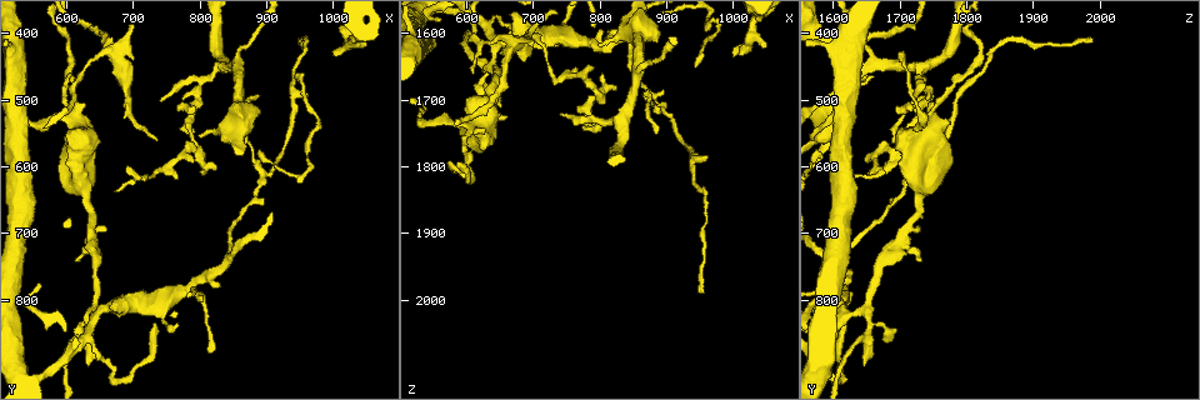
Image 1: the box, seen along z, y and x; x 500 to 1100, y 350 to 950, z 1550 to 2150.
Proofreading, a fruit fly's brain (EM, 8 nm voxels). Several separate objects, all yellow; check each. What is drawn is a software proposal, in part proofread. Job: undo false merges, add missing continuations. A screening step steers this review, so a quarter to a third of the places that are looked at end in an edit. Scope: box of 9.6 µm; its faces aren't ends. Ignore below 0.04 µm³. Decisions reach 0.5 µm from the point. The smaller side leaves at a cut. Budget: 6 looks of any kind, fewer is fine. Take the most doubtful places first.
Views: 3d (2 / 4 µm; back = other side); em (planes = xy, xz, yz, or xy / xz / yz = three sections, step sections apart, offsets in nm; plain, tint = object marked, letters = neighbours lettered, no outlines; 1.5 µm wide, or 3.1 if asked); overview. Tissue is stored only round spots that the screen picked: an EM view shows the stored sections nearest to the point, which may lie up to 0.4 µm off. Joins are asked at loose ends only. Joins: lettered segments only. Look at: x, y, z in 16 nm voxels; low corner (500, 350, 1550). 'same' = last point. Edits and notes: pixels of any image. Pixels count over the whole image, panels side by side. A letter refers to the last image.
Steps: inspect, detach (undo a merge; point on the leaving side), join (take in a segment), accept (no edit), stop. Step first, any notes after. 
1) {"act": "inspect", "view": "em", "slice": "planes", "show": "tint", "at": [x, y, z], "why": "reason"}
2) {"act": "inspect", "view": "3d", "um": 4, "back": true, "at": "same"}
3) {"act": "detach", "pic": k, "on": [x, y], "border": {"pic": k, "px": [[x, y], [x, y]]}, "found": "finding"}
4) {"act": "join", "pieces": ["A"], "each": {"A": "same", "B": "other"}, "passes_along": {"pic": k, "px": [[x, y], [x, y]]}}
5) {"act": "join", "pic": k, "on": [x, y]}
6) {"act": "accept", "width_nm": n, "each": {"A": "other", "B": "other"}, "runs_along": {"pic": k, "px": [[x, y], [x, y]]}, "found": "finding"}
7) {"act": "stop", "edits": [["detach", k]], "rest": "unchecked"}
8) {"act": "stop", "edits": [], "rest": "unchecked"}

{"act": "inspect", "view": "em", "slice": "planes", "show": "letters", "at": [1000, 430, 1630], "why": "free end"}

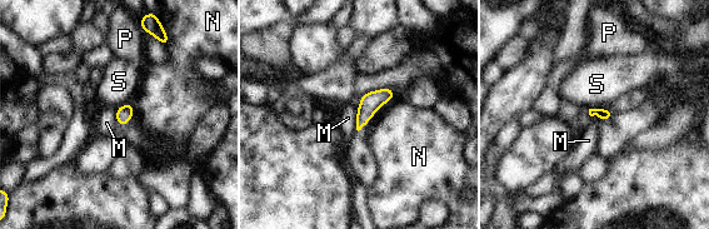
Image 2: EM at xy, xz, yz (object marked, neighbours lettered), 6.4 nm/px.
{"act": "accept", "longest_contact_nm": ["M", 140], "each": {"M": "other", "N": "other", "P": "other", "S": "other"}, "found": "none of them fits"}

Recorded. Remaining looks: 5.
{"act": "inspect", "view": "em", "slice": "planes", "show": "letters", "at": [890, 495, 1750], "why": "branch stops here"}

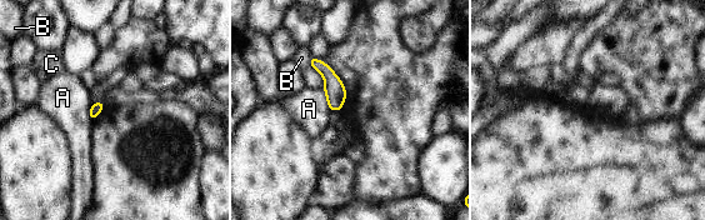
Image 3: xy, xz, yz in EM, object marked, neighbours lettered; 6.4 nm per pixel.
{"act": "accept", "width_nm": 70, "each": {"A": "other", "B": "other", "C": "other"}, "border": {"pic": 3, "px": [[323, 90], [326, 105], [331, 110]]}, "found": "no lettered segment goes on from it"}

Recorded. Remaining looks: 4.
{"act": "inspect", "view": "3d", "um": 2, "at": [675, 430, 1610], "why": "sharp bend"}

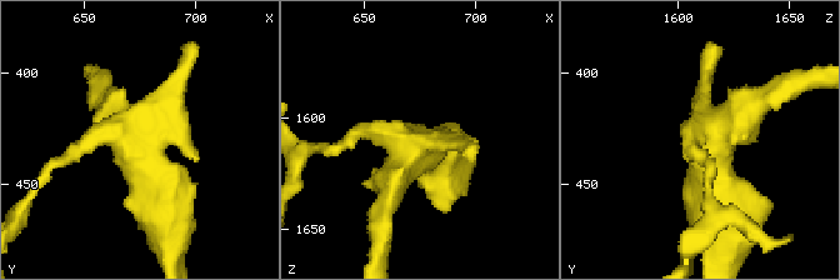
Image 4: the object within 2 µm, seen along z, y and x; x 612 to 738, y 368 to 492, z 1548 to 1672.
{"act": "inspect", "view": "em", "slice": "planes", "show": "tint", "at": [674, 433, 1614]}

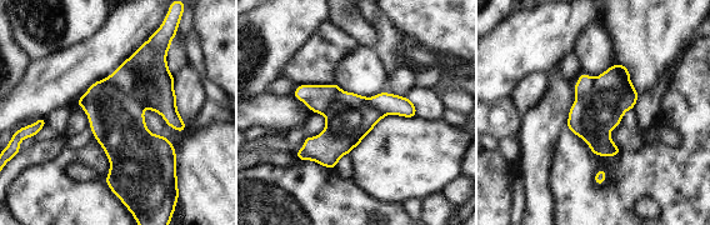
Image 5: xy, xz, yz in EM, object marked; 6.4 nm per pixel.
{"act": "inspect", "view": "em", "slice": "planes", "show": "letters", "at": "same"}

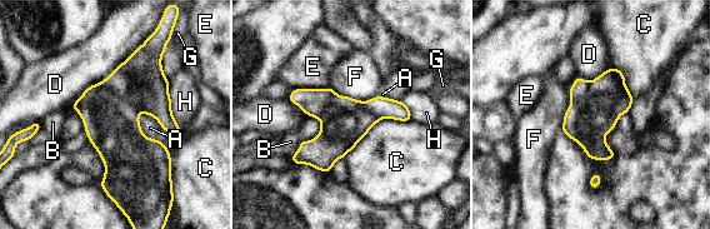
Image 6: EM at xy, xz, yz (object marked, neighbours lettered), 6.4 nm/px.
{"act": "detach", "pic": 6, "on": [140, 79], "width_nm": 300, "each": {"A": "other", "B": "other", "C": "other", "D": "other", "E": "other", "F": "other", "G": "other", "H": "other"}, "border": {"pic": 6, "px": [[100, 83], [129, 99], [140, 110]]}, "found": "two cells meet here"}

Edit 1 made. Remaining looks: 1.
{"act": "stop", "edits": [["detach", 6]], "rest": "unchecked"}

